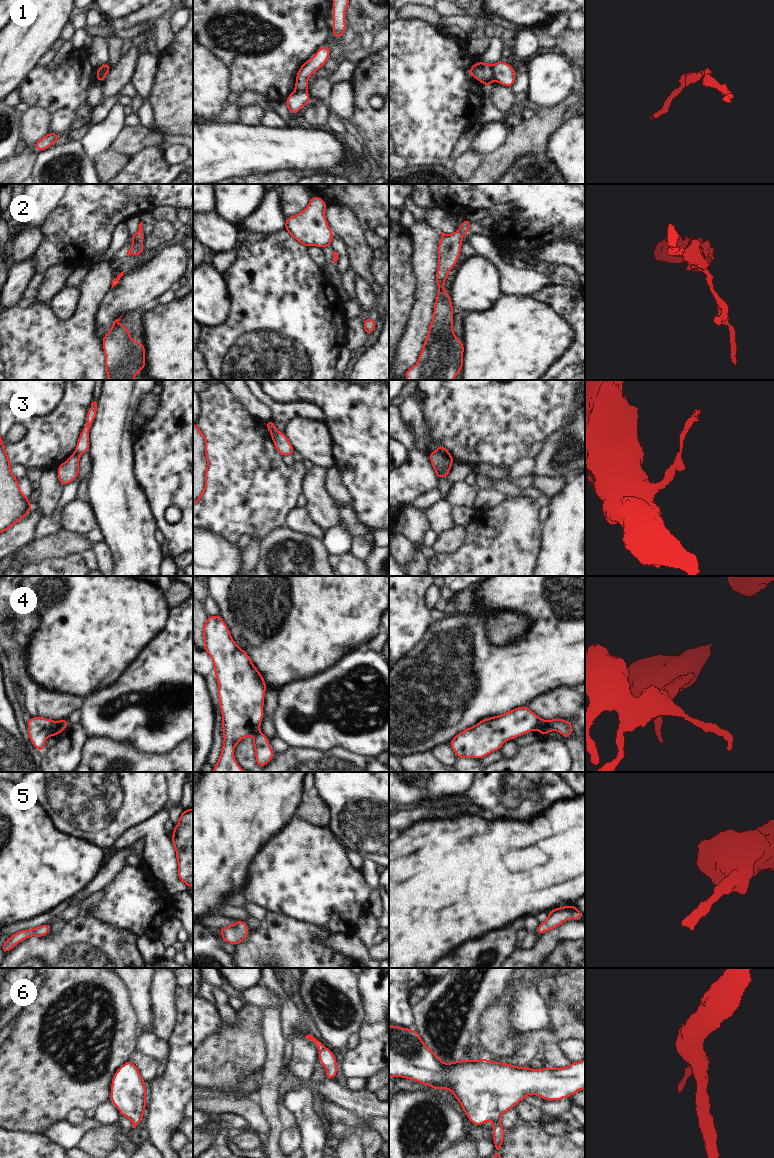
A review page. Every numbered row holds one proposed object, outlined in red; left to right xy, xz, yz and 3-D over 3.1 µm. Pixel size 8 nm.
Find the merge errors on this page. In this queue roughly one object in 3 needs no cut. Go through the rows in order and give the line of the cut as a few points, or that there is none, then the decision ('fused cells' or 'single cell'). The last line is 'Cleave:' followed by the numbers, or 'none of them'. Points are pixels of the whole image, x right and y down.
1: cut xy (108, 68), (100, 73), (101, 81); fused cells
2: cut none; single cell
3: cut yz (438, 449), (452, 461); fused cells
4: cut xy (58, 721), (61, 731); fused cells
5: cut none; single cell
6: cut none; single cell
Cleave: 1, 3, 4

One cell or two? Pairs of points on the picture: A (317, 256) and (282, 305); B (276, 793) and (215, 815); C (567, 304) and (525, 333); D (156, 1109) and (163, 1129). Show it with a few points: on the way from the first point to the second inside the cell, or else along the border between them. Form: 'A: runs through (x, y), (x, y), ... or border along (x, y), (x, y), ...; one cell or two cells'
A: border along (306, 248), (308, 257), (321, 269); two cells
B: runs through (261, 793), (237, 793), (230, 800); one cell
C: border along (536, 299), (547, 303), (573, 328); two cells
D: runs through (161, 1114), (162, 1124); one cell

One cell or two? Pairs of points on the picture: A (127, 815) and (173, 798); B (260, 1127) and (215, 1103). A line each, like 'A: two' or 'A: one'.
A: two
B: one

